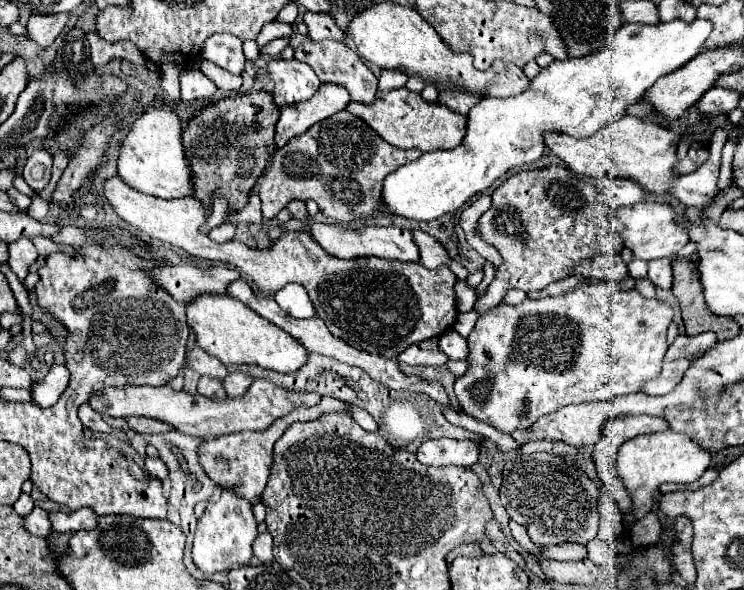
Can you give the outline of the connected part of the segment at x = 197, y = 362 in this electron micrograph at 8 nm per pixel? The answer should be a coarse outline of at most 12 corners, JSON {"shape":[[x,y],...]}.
{"shape":[[199,346],[187,352],[185,366],[223,380],[229,374],[221,360]]}

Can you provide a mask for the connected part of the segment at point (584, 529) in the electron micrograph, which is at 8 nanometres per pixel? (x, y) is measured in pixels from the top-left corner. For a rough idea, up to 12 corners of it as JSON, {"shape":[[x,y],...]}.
{"shape":[[555,454],[507,460],[499,494],[535,546],[585,546],[601,482]]}

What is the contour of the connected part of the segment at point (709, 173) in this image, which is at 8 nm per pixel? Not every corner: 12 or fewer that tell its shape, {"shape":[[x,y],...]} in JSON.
{"shape":[[717,130],[699,170],[675,180],[673,196],[707,208],[719,194],[725,132]]}

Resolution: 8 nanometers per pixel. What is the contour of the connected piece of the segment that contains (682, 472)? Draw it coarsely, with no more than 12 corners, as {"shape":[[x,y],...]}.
{"shape":[[675,430],[627,440],[617,470],[637,520],[661,484],[691,484],[711,452]]}

